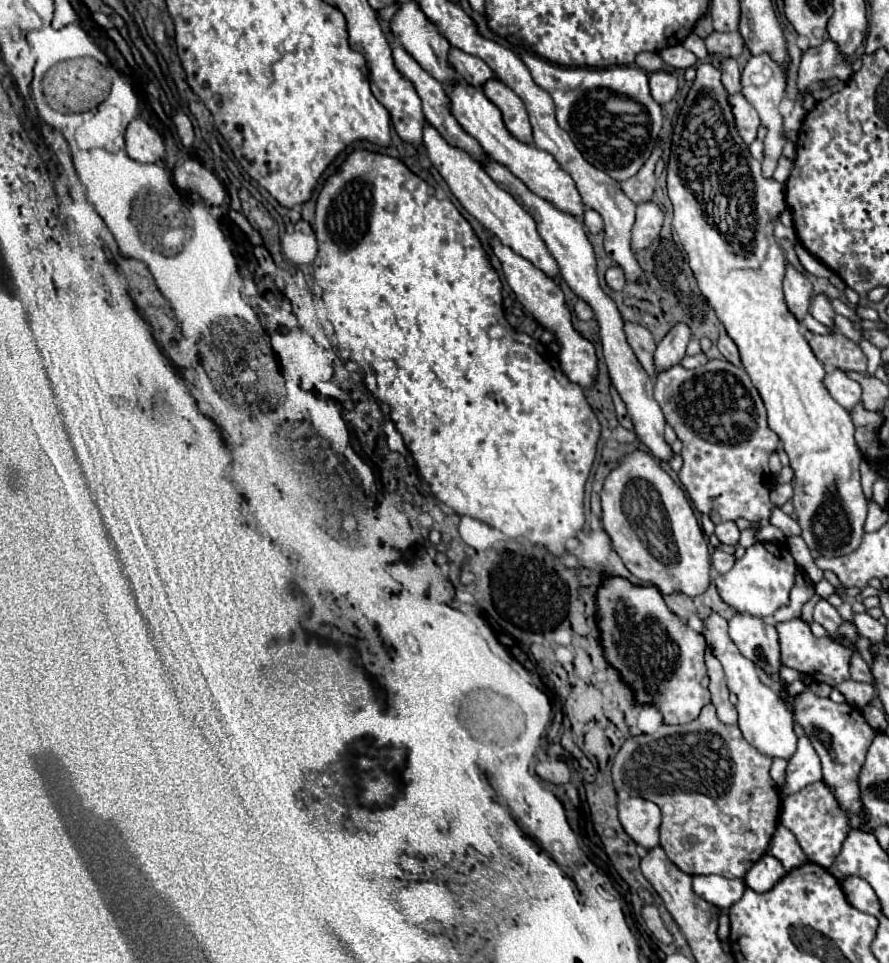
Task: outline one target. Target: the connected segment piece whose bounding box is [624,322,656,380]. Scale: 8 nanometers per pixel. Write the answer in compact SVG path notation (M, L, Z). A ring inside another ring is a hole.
M624 322L624 334L626 334L626 340L628 340L630 348L634 350L638 362L648 372L648 376L654 380L656 372L652 366L652 354L656 350L656 342L654 342L650 330L636 324L636 322Z

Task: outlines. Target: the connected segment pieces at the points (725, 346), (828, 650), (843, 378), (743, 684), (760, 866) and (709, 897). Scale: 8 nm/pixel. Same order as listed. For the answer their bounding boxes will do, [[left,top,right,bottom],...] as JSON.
[[718,330,742,366],[776,618,852,686],[824,370,862,412],[700,614,796,760],[744,854,784,894],[692,874,746,942]]

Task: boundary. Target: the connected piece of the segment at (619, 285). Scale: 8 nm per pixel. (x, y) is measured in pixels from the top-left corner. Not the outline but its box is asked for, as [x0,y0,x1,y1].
[606,266,626,290]

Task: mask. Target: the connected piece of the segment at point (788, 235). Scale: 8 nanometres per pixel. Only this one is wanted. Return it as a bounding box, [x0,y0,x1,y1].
[774,220,799,243]

